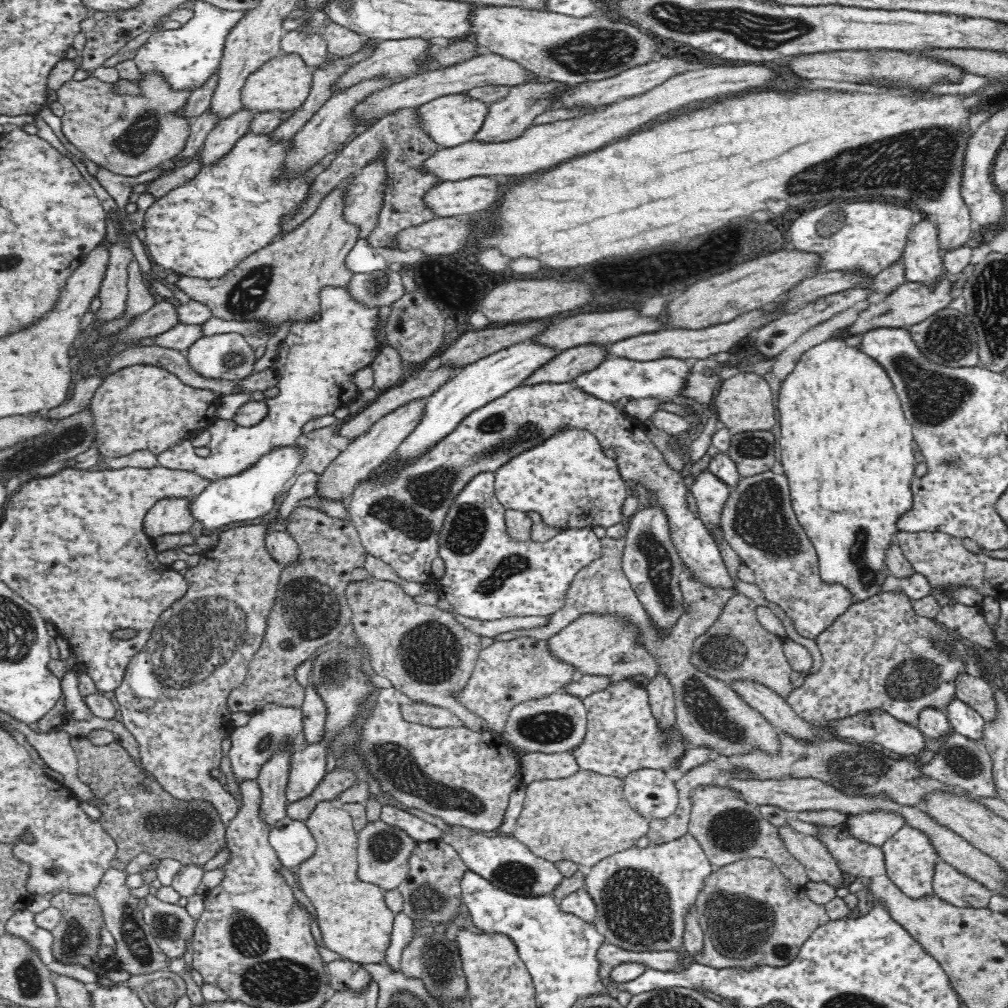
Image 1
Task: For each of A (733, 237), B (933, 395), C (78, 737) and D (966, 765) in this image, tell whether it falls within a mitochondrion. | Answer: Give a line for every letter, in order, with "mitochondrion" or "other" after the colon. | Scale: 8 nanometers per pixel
A: other
B: mitochondrion
C: other
D: mitochondrion

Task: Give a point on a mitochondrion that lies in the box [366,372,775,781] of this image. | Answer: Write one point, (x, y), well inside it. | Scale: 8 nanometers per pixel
(431, 652)

